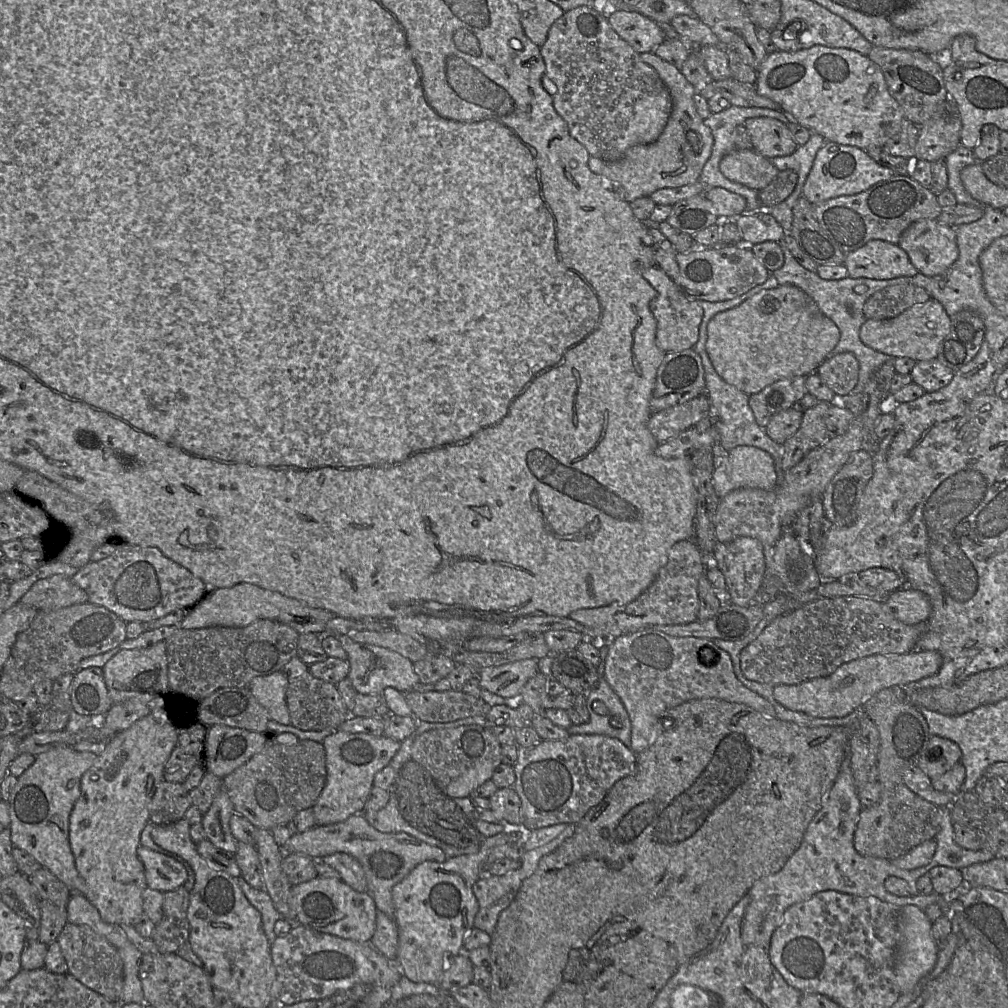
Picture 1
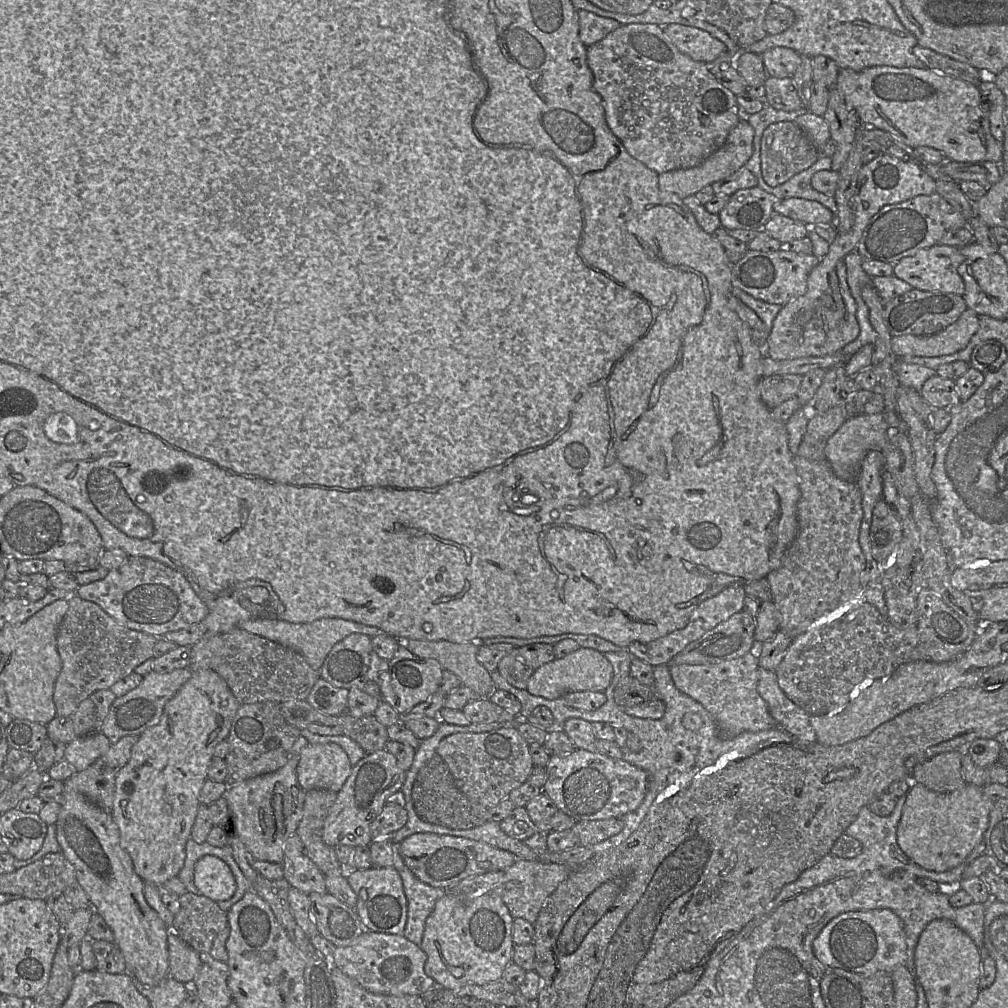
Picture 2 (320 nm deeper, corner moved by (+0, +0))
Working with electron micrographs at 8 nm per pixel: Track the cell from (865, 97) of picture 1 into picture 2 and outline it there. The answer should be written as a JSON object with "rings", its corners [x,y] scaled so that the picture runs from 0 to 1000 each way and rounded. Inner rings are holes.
{"rings":[[[867,65],[854,70],[833,68],[827,86],[837,94],[839,103],[848,108],[854,123],[880,130],[904,147],[922,145],[949,161],[994,162],[995,144],[983,132],[981,103],[965,83],[920,67]]]}

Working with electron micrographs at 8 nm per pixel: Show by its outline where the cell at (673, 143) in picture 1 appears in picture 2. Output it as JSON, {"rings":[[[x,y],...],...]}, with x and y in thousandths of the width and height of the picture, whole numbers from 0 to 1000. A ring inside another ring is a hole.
{"rings":[[[736,118],[723,132],[719,142],[693,164],[683,168],[672,168],[653,173],[653,184],[657,189],[671,192],[679,197],[689,193],[700,185],[721,177],[739,165],[747,153],[748,128]]]}

